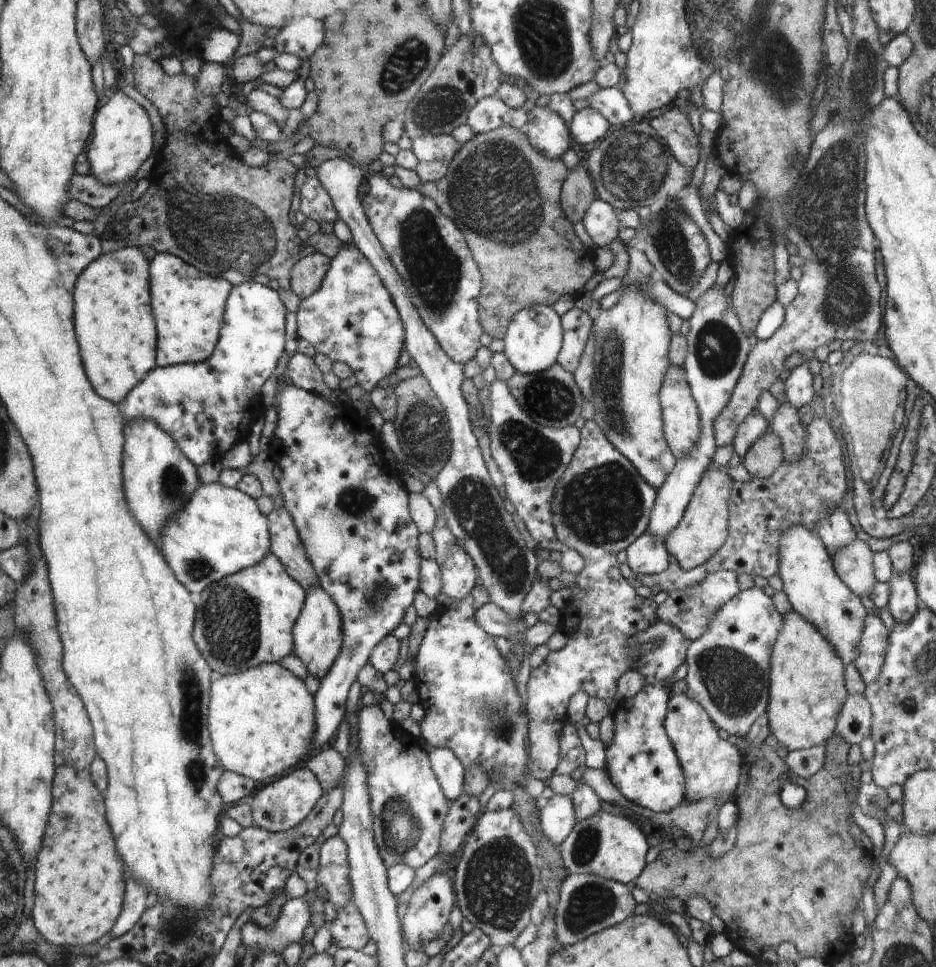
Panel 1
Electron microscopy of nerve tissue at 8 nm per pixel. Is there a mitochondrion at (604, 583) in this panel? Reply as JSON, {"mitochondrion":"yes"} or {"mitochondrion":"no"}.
{"mitochondrion":"no"}

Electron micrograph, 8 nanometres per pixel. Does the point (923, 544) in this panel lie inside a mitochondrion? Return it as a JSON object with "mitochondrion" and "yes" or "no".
{"mitochondrion":"no"}

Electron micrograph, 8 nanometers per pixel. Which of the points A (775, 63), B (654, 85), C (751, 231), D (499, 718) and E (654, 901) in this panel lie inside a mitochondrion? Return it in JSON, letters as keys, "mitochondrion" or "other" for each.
{"A":"mitochondrion","B":"other","C":"other","D":"mitochondrion","E":"other"}

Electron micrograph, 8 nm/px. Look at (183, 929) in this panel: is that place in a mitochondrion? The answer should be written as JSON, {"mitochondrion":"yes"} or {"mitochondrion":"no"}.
{"mitochondrion":"yes"}

